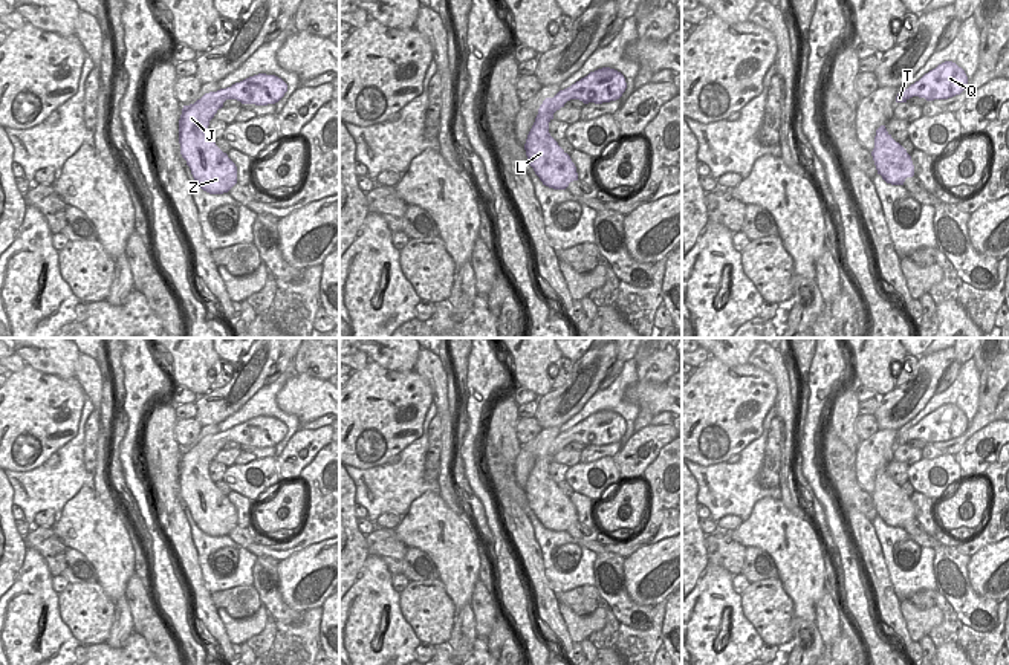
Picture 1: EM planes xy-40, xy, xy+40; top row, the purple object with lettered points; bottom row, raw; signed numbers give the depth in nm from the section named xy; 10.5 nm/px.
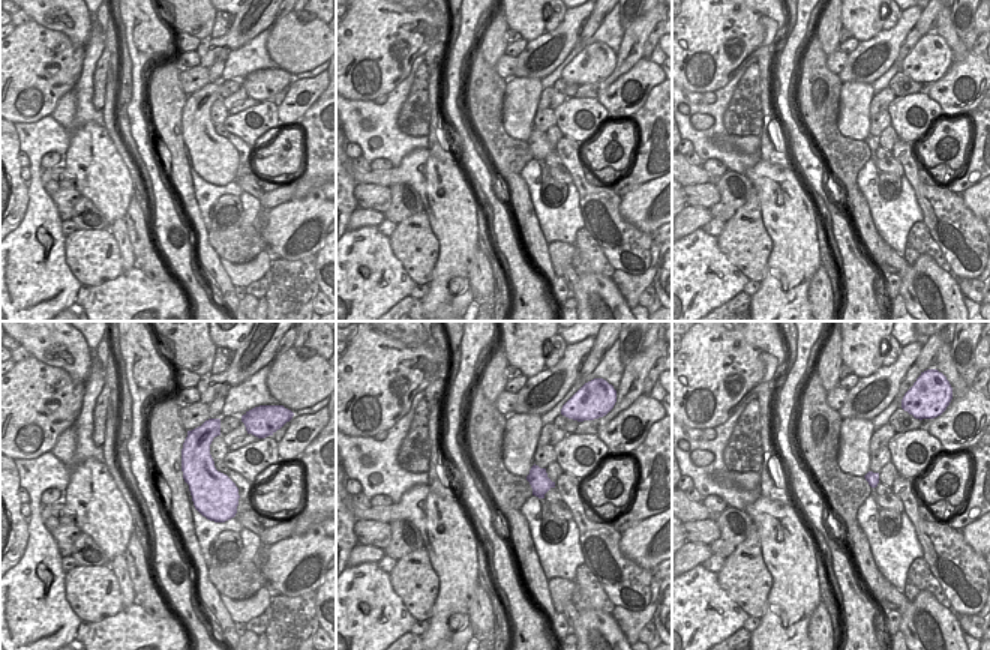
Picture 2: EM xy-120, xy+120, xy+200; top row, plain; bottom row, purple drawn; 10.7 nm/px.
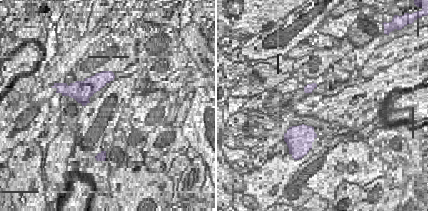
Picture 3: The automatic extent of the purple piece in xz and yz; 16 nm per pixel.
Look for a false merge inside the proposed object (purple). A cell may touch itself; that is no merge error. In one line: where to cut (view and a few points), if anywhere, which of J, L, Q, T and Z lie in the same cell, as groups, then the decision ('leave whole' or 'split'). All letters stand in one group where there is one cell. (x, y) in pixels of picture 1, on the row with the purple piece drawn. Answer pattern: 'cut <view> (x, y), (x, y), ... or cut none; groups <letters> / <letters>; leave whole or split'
cut none; groups J L Q T Z; leave whole

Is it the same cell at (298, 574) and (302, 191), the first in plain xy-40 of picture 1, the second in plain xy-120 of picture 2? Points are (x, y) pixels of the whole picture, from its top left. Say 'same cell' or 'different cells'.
different cells

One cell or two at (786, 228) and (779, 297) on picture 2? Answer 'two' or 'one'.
one

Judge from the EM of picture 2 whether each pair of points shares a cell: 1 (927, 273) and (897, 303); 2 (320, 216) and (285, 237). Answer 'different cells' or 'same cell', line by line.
1: different cells
2: same cell

